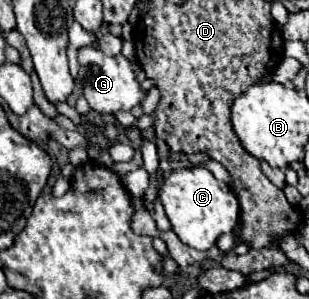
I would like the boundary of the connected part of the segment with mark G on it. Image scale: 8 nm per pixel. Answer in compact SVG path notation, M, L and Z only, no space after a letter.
M83 46L77 52L79 60L79 80L83 84L83 96L89 102L91 110L97 114L115 114L117 110L131 110L133 106L141 104L145 92L135 80L131 62L125 56L107 56L97 46Z

